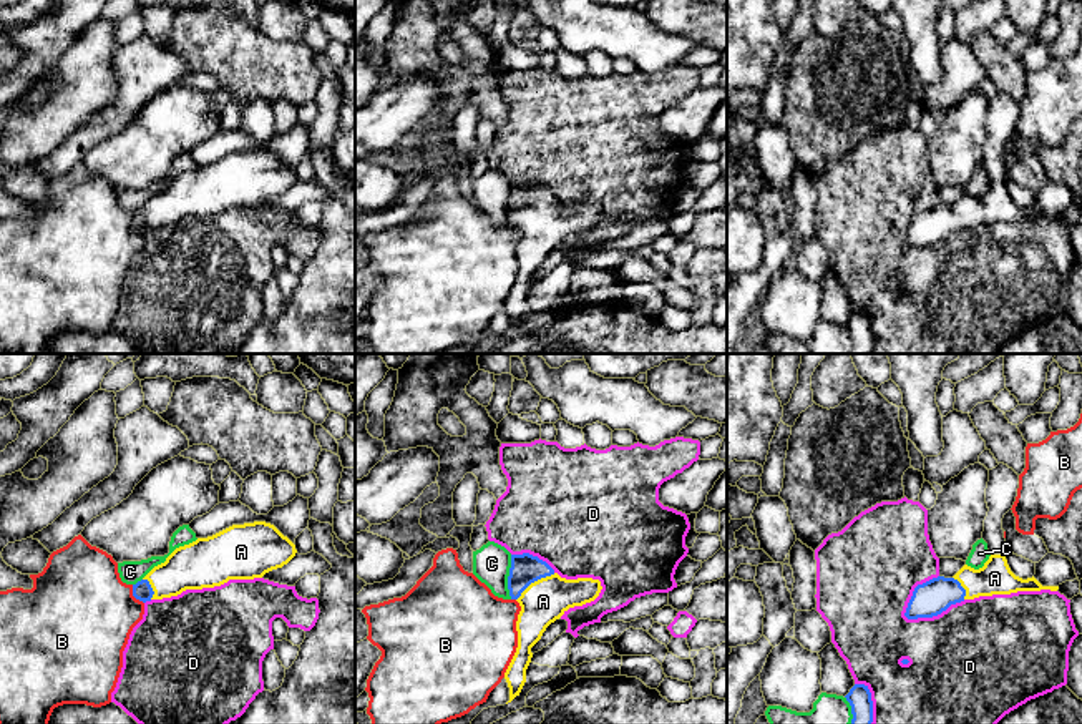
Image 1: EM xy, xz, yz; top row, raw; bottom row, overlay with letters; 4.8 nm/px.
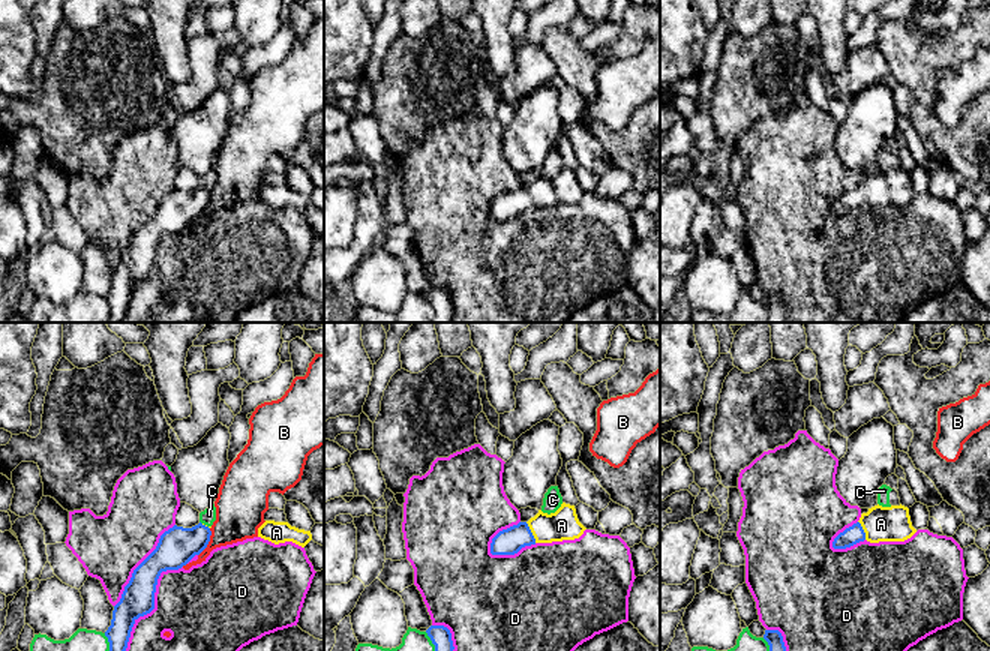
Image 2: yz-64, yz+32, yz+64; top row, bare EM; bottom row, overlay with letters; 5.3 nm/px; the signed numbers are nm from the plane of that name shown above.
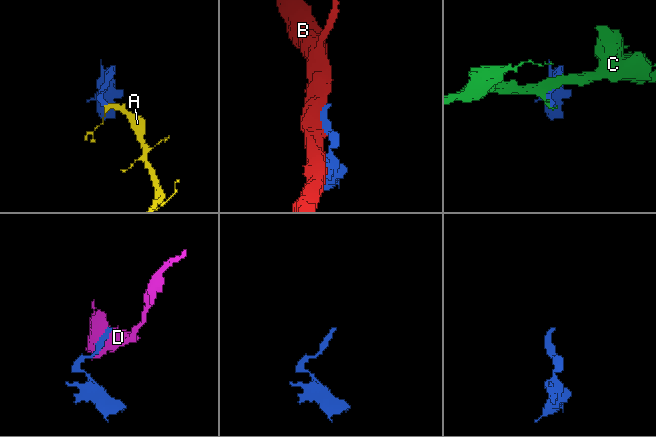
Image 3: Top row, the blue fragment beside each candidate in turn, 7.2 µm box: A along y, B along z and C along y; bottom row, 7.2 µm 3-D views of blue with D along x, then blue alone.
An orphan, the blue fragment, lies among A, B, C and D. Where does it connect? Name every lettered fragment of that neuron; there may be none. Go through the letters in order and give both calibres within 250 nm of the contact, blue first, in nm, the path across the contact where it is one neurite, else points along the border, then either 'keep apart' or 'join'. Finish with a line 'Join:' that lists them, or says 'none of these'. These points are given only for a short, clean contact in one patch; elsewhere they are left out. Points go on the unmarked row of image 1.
A: calibres 140 and 220 nm; way xz (525, 196), (535, 208), (543, 229); join
B: calibres 90 and 480 nm; keep apart
C: calibres 140 and 180 nm; keep apart
D: calibres 170 and 480 nm; keep apart
Join: A

